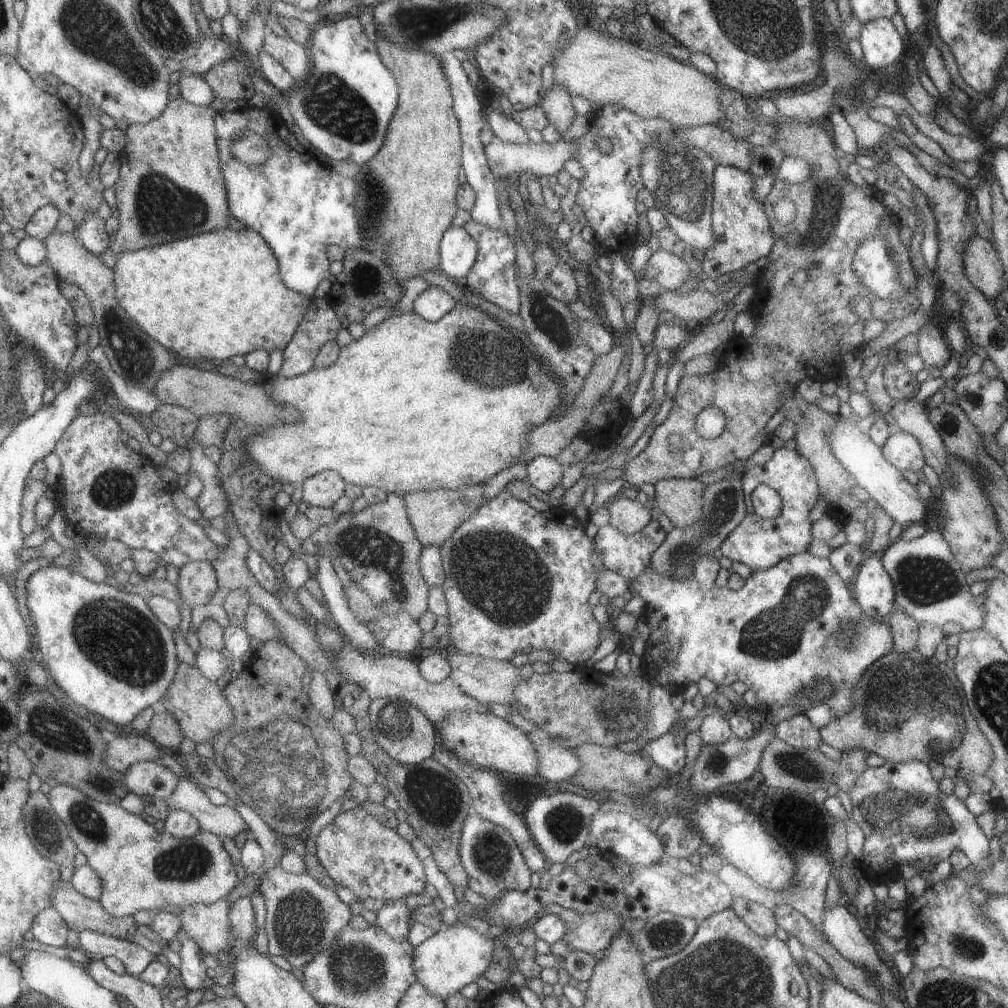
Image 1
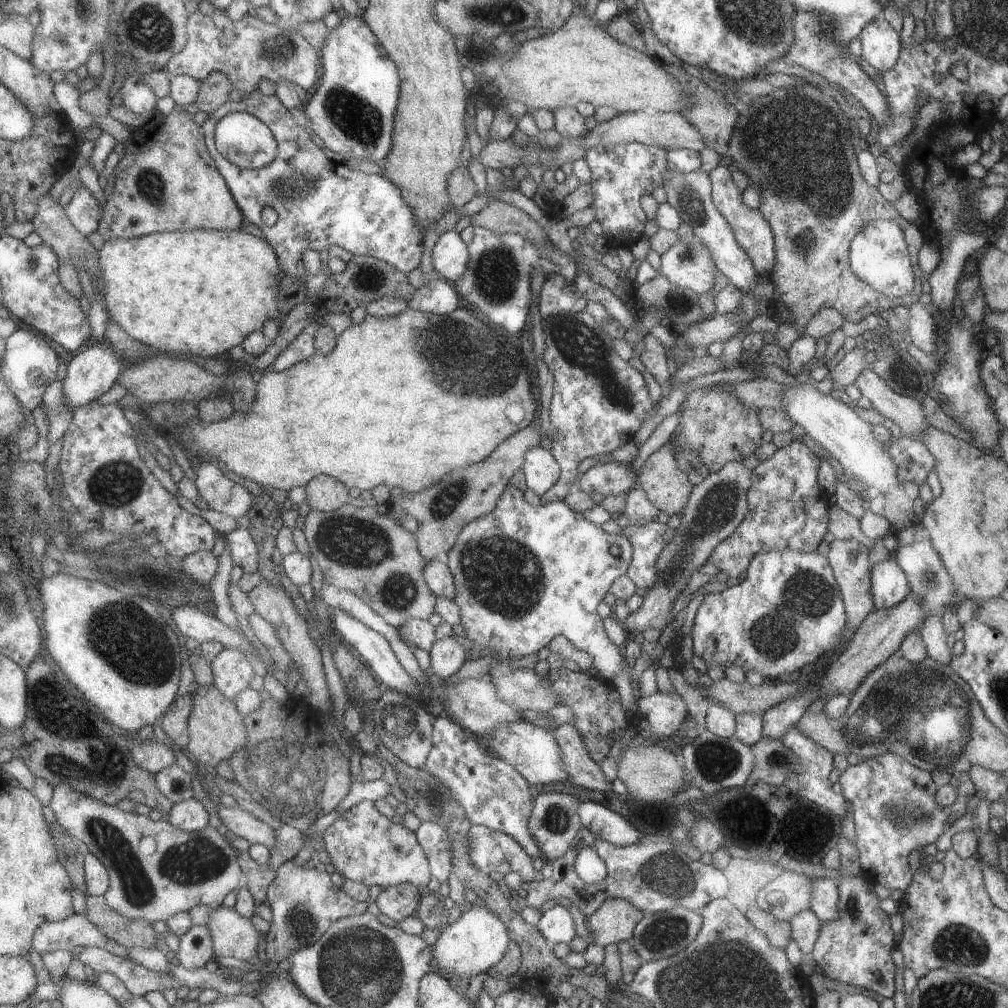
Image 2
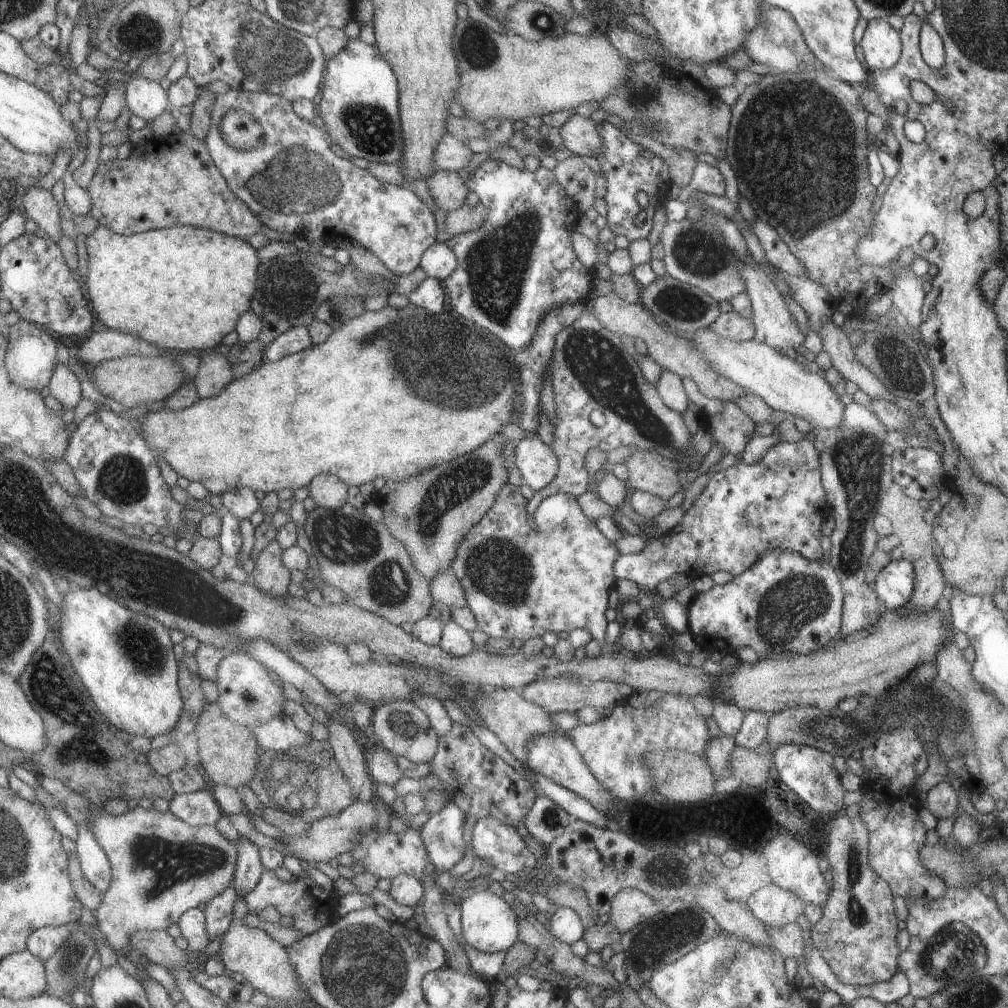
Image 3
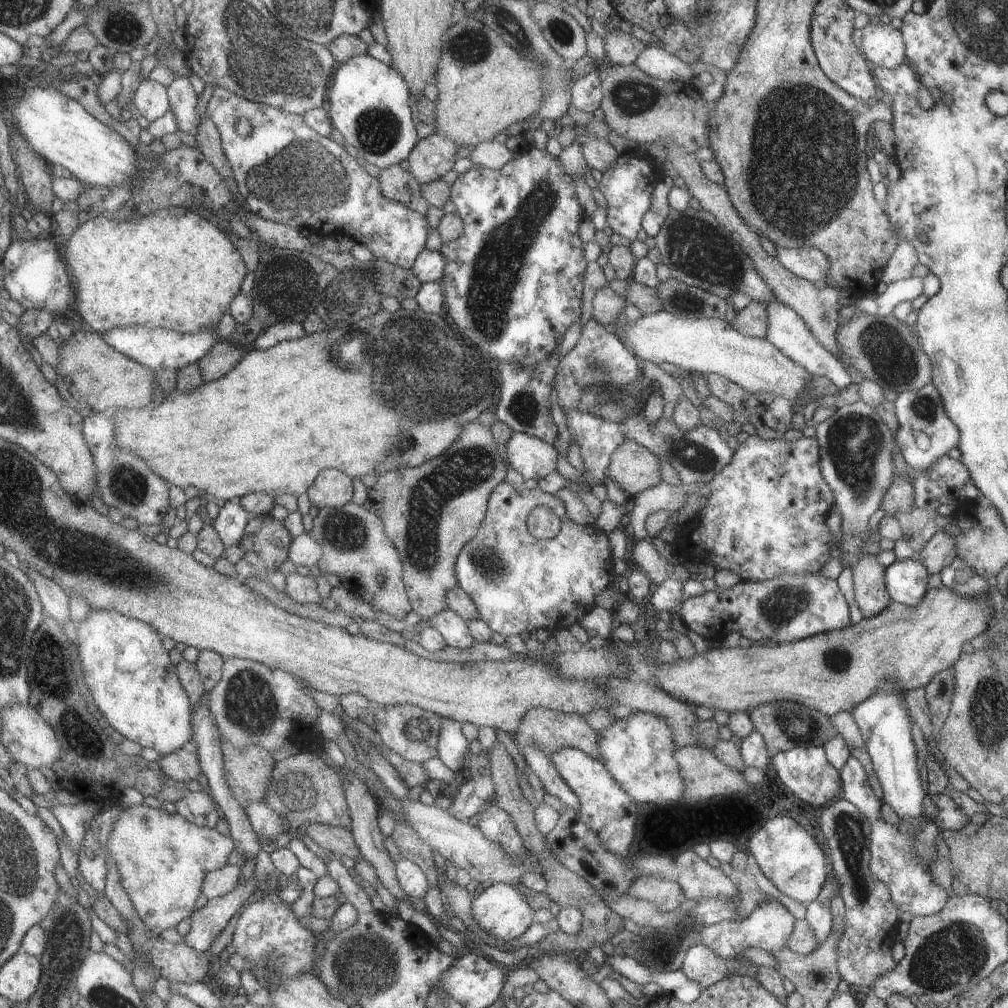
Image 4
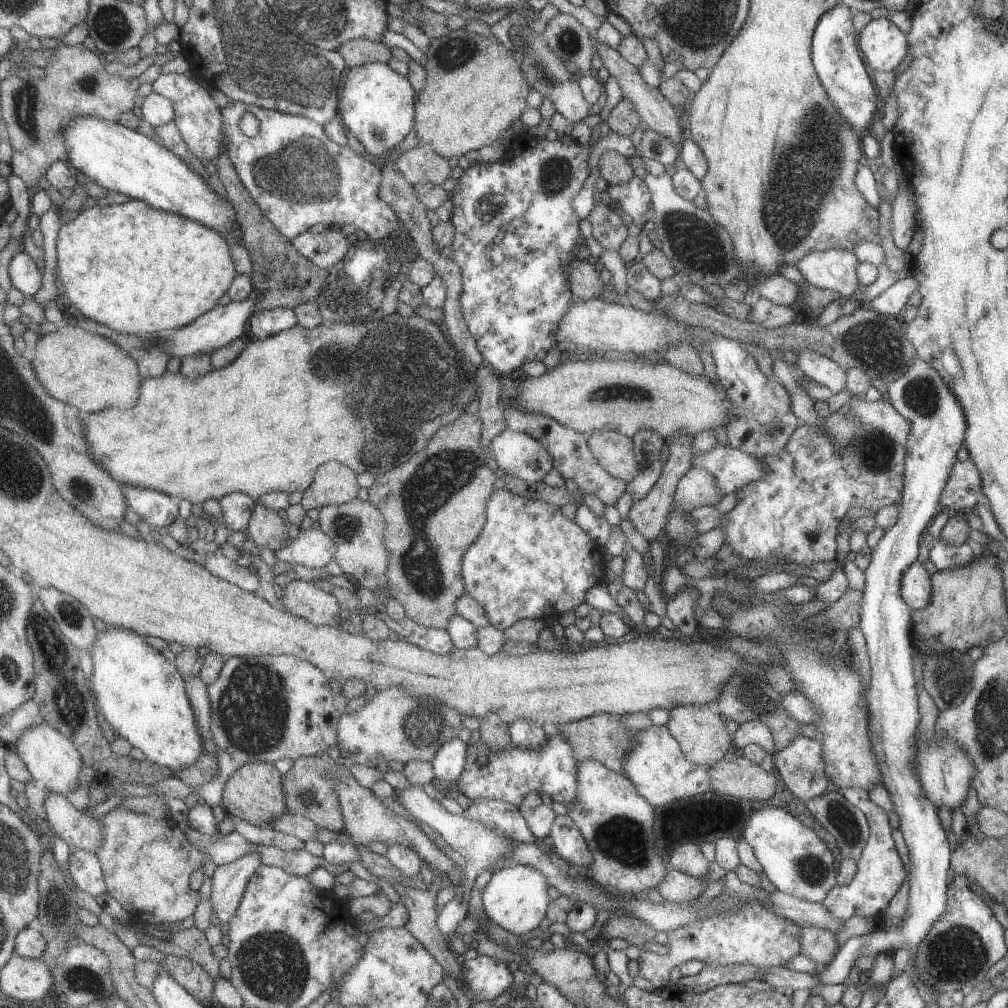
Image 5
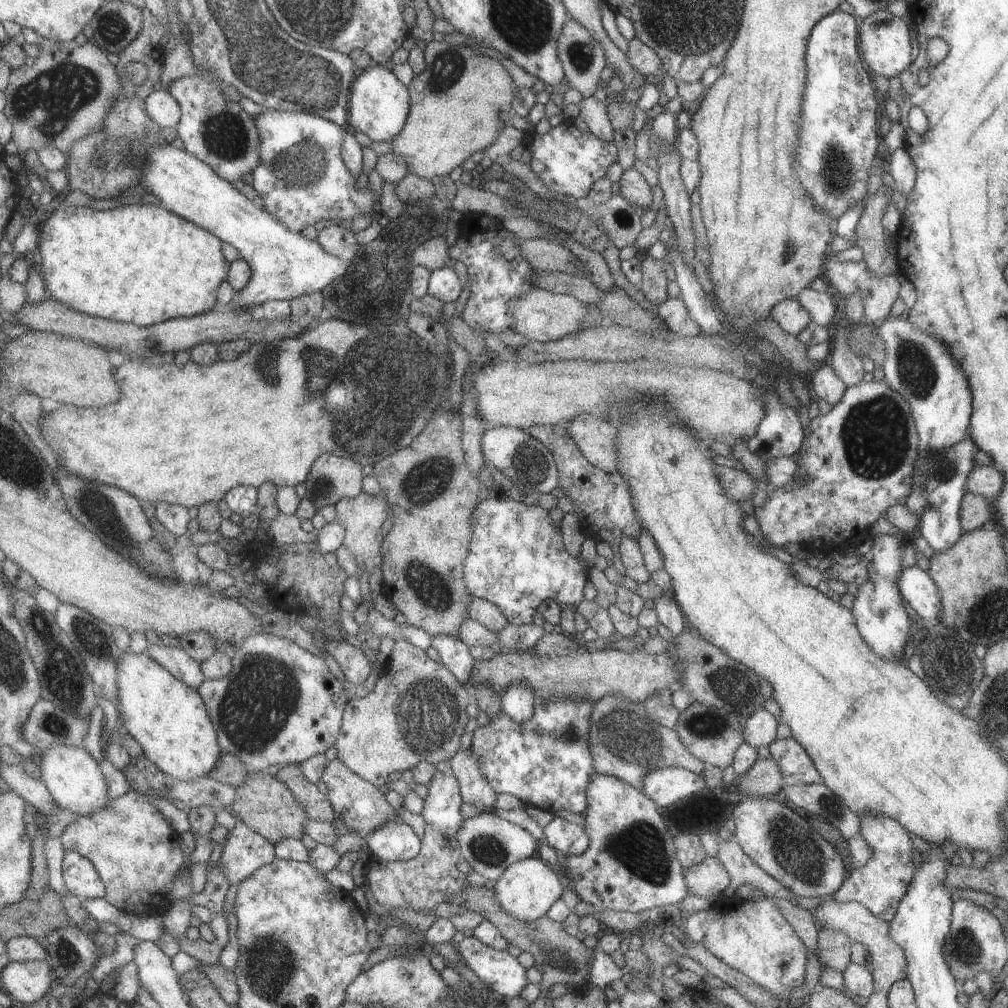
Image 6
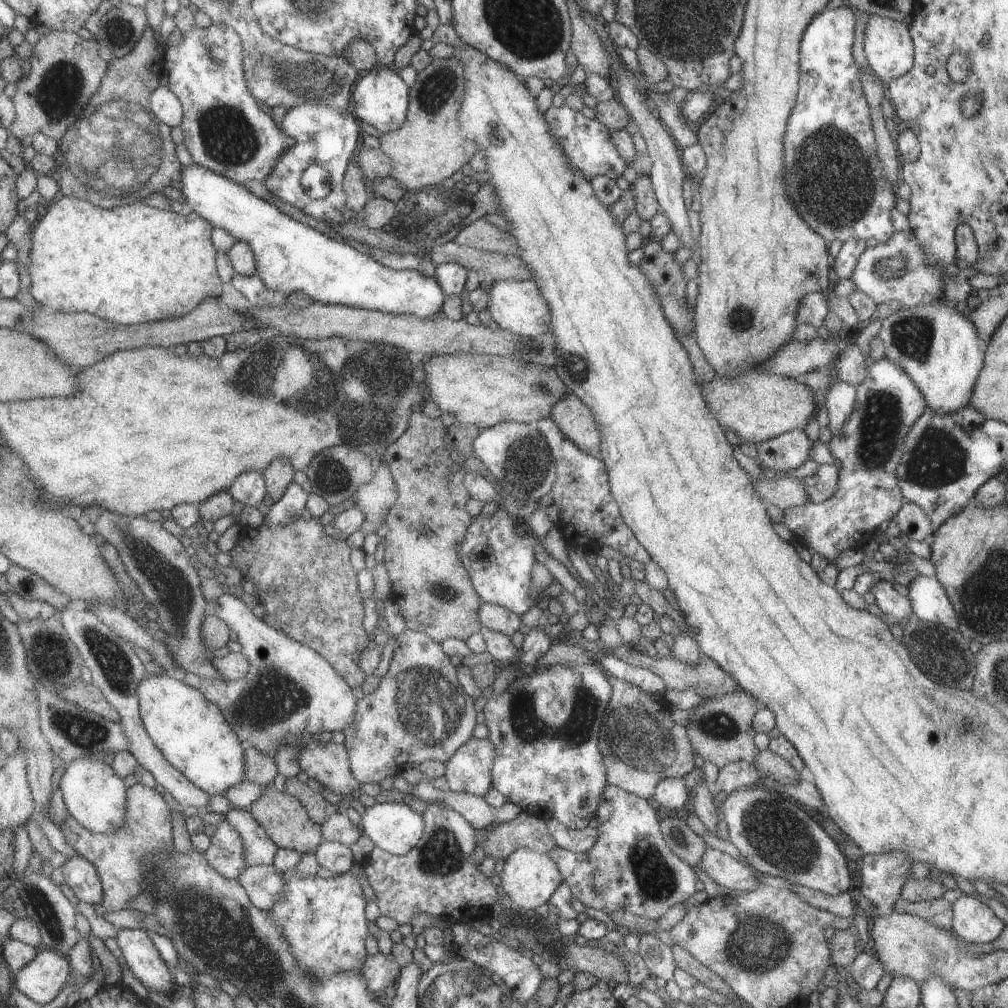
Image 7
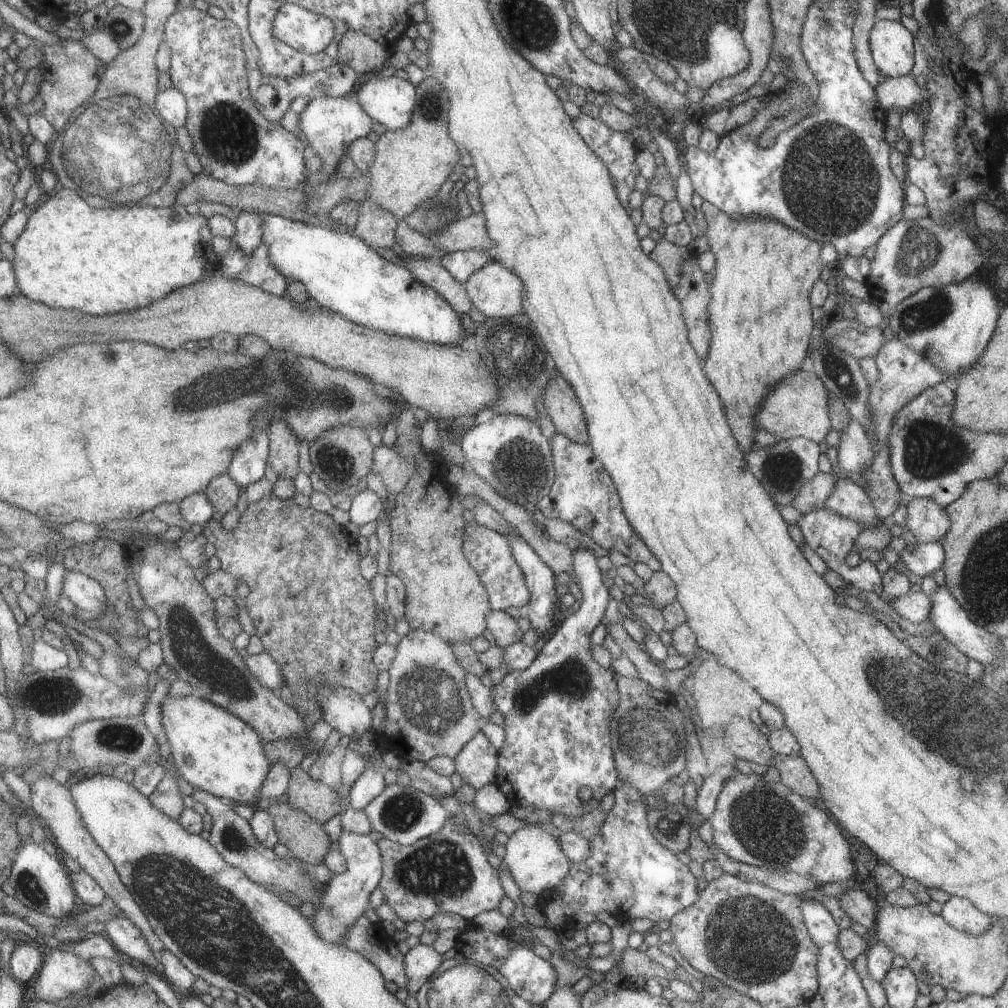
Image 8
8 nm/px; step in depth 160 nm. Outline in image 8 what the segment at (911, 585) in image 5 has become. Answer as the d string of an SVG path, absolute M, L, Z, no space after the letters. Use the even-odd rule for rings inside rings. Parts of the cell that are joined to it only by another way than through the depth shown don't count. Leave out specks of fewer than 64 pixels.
M939 586L928 593L931 598L931 614L927 616L927 619L930 618L934 628L943 634L947 641L951 642L951 645L955 646L967 659L973 659L981 666L985 666L1001 656L1001 650L999 650L1001 640L997 636L989 634L989 630L983 630L981 626L977 626L977 622L973 622L969 618L969 614L961 608L959 602L949 594L944 586Z

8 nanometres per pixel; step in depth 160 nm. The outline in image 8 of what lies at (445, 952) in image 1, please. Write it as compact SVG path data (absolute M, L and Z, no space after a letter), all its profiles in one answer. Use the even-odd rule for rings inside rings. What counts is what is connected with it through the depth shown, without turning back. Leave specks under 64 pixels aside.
M530 822L516 830L507 838L504 845L505 855L498 863L499 867L506 867L509 875L515 881L518 890L530 892L540 896L557 887L569 872L571 862L559 848L557 838L538 827L538 822Z

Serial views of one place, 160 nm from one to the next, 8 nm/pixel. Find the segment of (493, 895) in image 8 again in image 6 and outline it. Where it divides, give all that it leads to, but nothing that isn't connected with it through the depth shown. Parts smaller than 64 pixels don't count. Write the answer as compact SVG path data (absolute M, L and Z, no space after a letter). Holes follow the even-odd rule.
M450 759L434 765L431 780L428 784L427 796L423 799L423 809L420 813L424 820L424 836L420 840L419 852L408 861L386 861L370 857L367 860L367 875L365 882L376 901L389 912L393 908L410 908L414 911L431 908L441 901L446 902L446 896L456 893L461 887L469 886L465 874L455 867L461 859L460 847L457 844L456 832L463 820L460 815L460 786L450 769Z

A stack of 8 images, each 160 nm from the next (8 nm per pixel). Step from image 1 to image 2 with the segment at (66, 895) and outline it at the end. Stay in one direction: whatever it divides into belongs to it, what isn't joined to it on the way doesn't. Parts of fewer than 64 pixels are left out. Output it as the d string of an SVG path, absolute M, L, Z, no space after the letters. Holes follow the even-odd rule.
M103 895L84 897L83 915L98 931L124 949L155 947L157 934L145 919L128 919L118 915L105 904Z

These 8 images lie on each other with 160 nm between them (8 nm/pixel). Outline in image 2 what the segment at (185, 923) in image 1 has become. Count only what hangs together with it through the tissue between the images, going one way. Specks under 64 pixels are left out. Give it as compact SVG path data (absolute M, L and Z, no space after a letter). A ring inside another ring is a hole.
M219 905L207 915L203 925L212 942L214 960L221 956L231 956L237 960L247 960L258 954L257 941L259 933L249 919L237 914L233 907Z

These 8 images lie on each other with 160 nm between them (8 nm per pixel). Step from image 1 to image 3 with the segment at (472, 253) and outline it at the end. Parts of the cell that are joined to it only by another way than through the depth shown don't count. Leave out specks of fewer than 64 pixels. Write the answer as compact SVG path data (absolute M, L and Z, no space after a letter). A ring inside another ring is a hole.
M435 241L423 251L418 266L428 277L442 281L453 272L456 258L447 243Z

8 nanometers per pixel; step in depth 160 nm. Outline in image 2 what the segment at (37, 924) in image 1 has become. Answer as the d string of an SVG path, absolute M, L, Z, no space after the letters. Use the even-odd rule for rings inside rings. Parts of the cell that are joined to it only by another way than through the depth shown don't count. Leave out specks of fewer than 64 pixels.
M77 913L58 921L44 922L32 936L32 947L40 955L51 950L75 947L99 947L111 954L126 958L126 950L103 936L83 915Z

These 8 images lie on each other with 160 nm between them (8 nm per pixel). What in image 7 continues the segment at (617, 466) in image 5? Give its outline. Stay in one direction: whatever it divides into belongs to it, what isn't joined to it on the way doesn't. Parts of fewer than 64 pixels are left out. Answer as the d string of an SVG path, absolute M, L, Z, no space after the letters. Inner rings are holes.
M566 395L552 406L549 418L579 450L600 460L600 432L592 410L582 400Z

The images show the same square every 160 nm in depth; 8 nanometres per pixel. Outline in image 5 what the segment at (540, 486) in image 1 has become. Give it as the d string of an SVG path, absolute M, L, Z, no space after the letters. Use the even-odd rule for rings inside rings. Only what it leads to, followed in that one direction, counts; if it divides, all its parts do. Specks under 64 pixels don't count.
M509 427L491 439L489 451L494 456L494 465L530 486L541 483L552 468L551 455L544 446L528 434L512 431Z

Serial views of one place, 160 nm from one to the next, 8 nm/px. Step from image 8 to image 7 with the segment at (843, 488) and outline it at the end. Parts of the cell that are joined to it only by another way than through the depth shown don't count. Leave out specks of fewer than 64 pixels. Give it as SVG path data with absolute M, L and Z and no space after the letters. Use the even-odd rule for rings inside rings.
M816 464L815 472L811 476L800 478L798 483L814 503L823 502L834 489L838 468L835 464Z

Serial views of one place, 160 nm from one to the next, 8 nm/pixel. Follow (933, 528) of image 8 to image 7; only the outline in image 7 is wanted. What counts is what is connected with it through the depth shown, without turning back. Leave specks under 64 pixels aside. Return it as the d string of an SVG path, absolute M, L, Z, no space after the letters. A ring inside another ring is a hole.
M905 501L895 513L893 521L899 527L901 534L906 534L911 541L930 541L932 526L920 506Z

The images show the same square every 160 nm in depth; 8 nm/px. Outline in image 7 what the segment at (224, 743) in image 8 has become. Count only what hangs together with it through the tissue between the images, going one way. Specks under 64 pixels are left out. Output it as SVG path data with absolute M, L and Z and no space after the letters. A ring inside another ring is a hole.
M168 673L145 675L136 686L141 724L153 744L175 770L178 770L189 782L204 790L208 795L222 794L232 784L242 780L243 753L241 745L225 722L221 712L214 704L195 688L187 686L181 678L175 678Z

